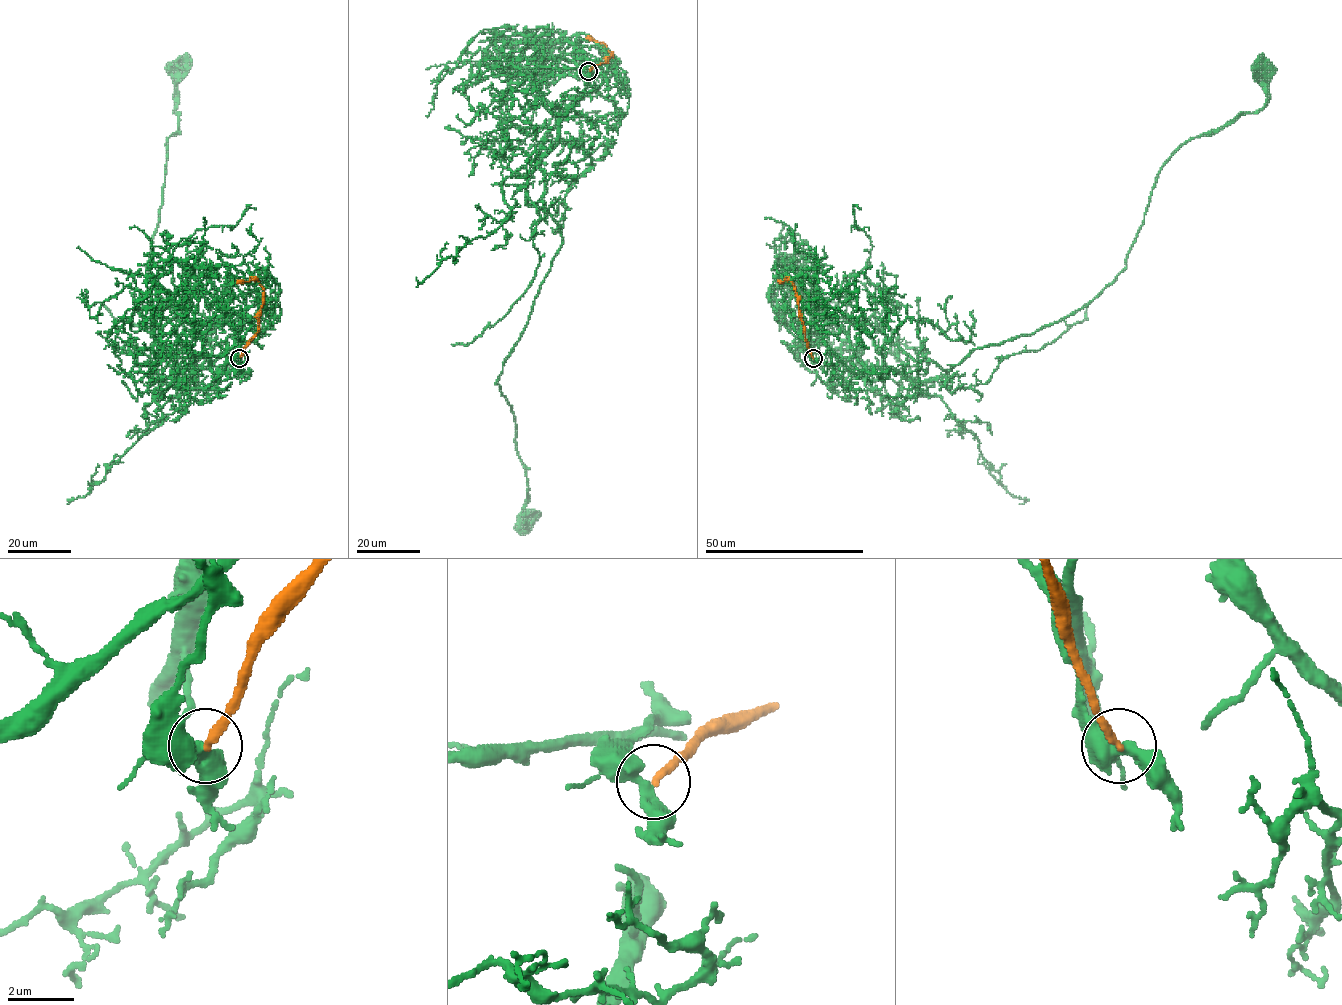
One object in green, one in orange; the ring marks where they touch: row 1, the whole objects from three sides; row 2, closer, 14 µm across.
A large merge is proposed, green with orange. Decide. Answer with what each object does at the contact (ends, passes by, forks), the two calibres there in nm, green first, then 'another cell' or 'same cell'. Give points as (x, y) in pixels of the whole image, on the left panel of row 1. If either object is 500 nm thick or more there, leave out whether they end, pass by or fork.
green passes by | orange ends | 380/240 nm | another cell

